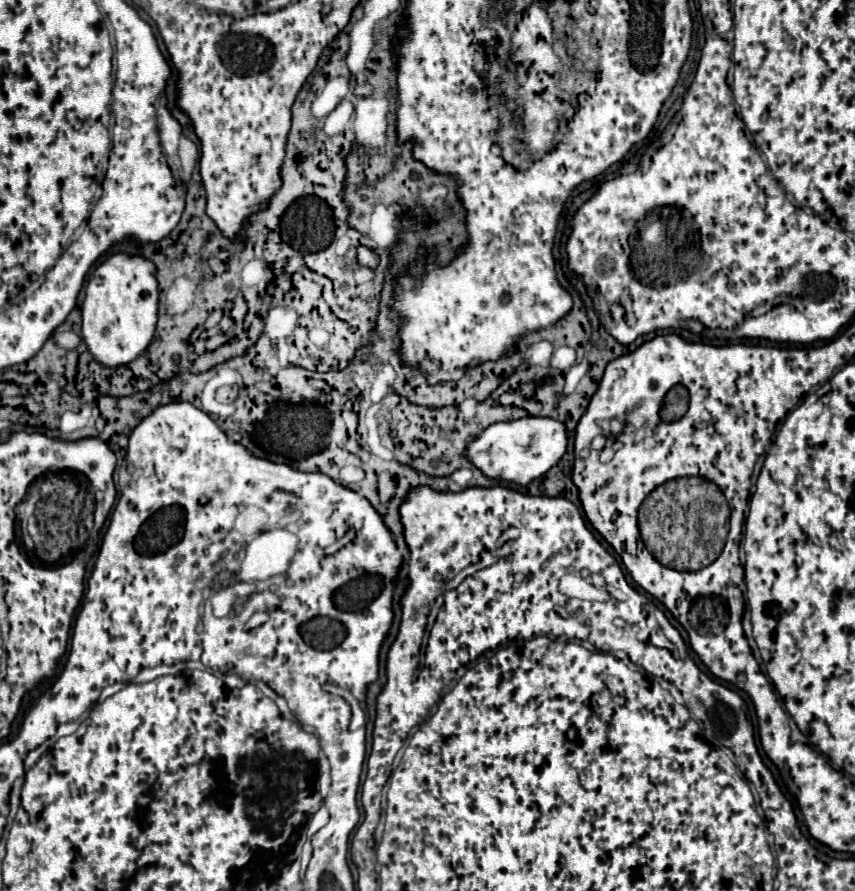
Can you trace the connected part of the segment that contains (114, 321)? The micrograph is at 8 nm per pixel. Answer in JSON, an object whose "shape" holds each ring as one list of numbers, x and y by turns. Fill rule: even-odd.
{"shape":[[114,254,100,264,86,284,82,302,82,340,102,366,116,368,136,360,152,342,158,316,154,264,144,256]]}

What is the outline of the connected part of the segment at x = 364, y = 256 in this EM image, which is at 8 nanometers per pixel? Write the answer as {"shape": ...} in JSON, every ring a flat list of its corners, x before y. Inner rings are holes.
{"shape":[[358,246,358,264,364,268,376,268,380,264,380,256,374,252,374,248]]}

